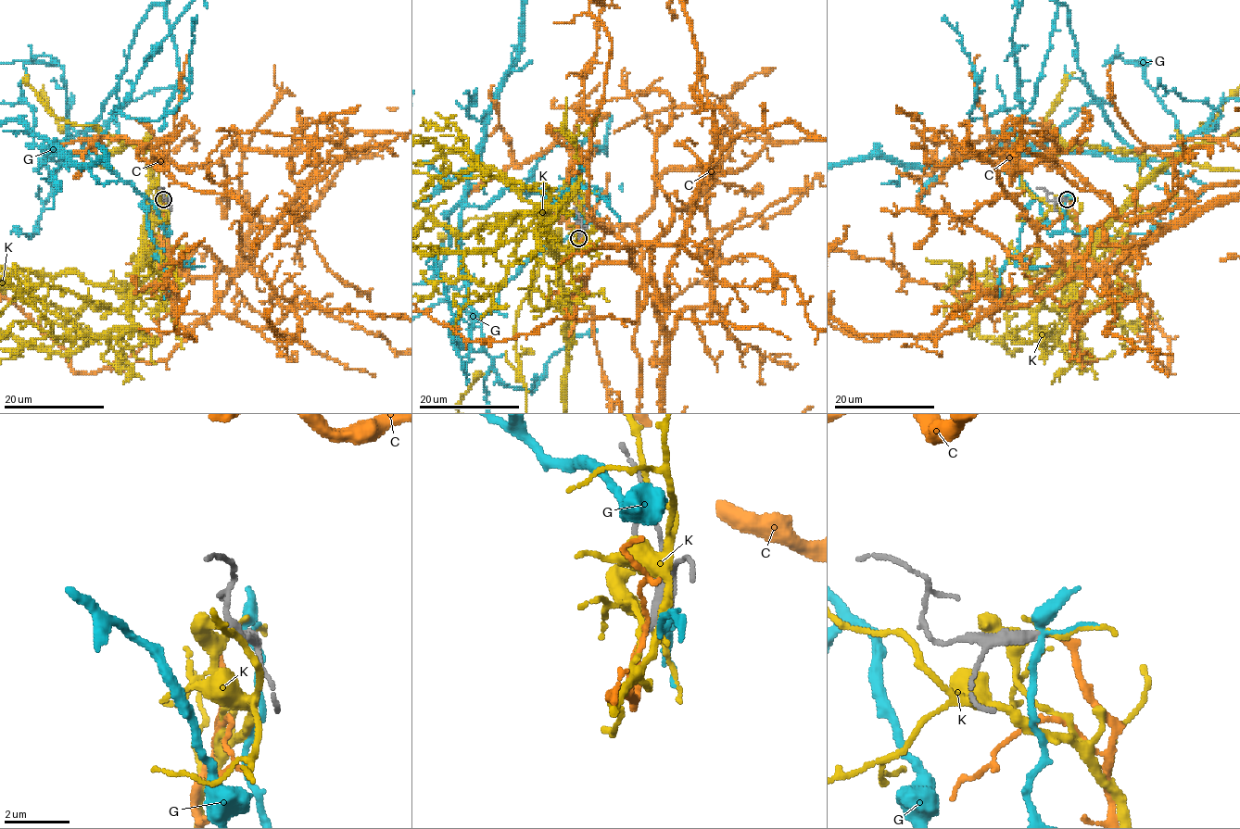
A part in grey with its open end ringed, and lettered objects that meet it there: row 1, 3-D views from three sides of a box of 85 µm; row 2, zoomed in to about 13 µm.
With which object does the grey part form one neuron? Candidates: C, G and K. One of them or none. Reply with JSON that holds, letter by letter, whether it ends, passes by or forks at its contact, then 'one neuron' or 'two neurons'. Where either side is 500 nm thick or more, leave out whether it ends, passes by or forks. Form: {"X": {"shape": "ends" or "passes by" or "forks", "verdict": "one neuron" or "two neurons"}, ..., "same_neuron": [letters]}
{"C": {"shape": "ends", "verdict": "one neuron"}, "G": {"shape": "forks", "verdict": "two neurons"}, "K": {"shape": "passes by", "verdict": "two neurons"}, "same_neuron": ["C"]}

